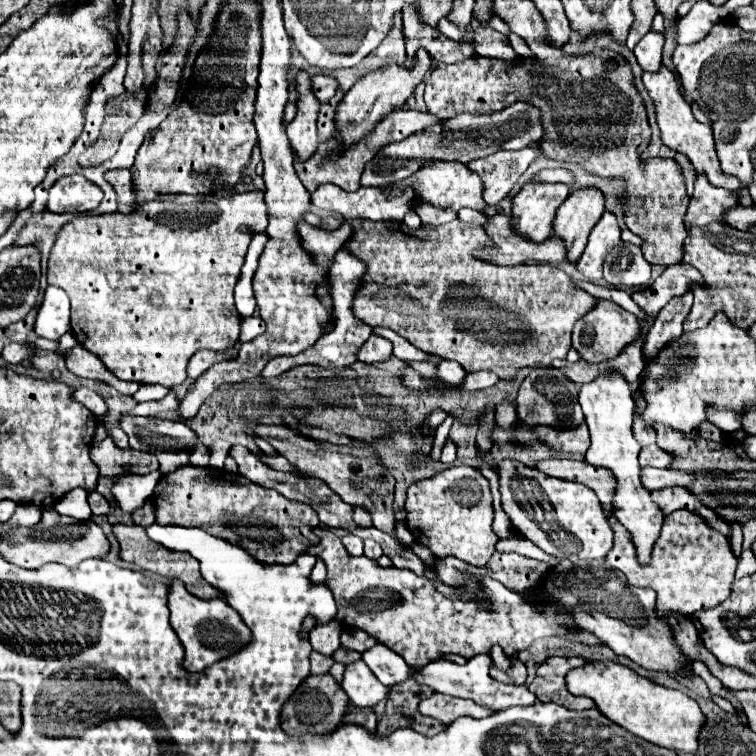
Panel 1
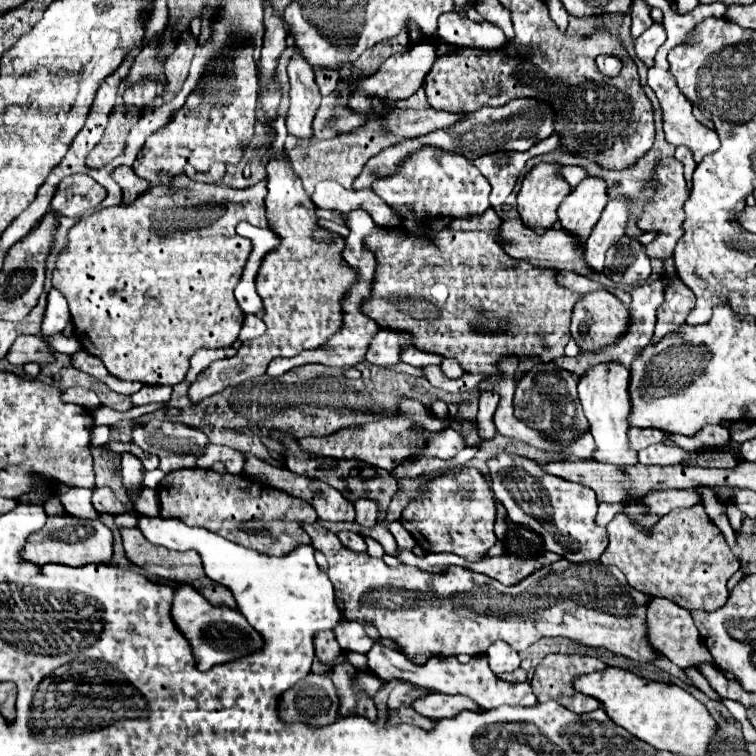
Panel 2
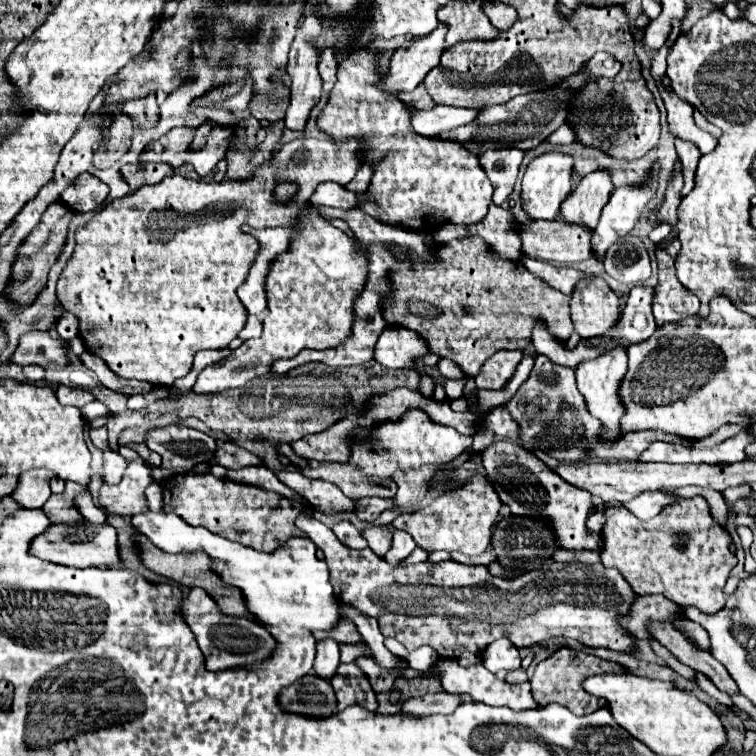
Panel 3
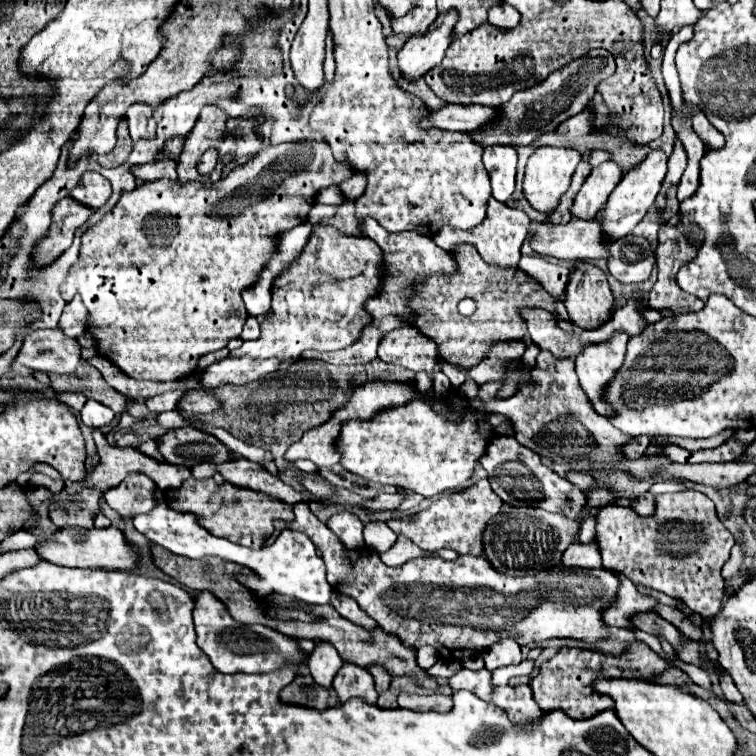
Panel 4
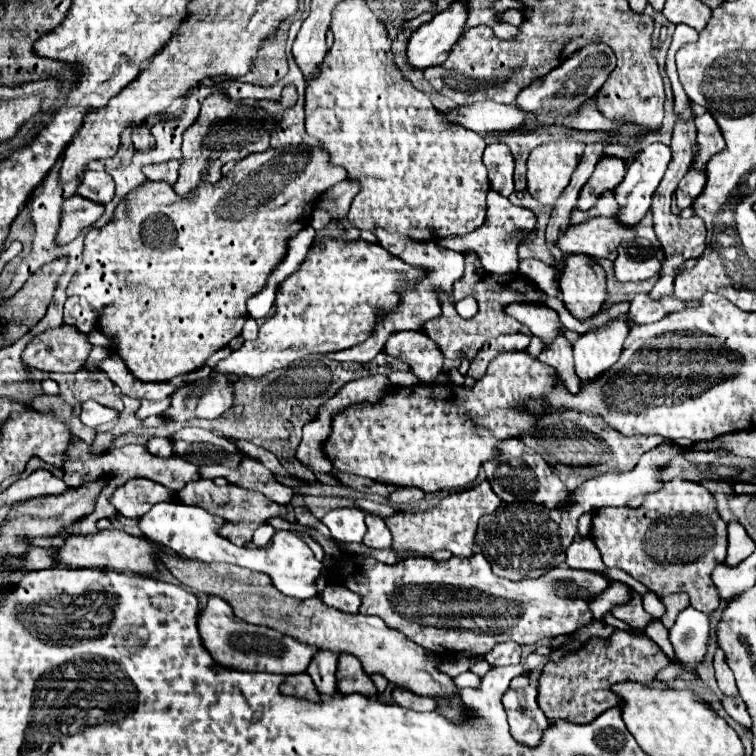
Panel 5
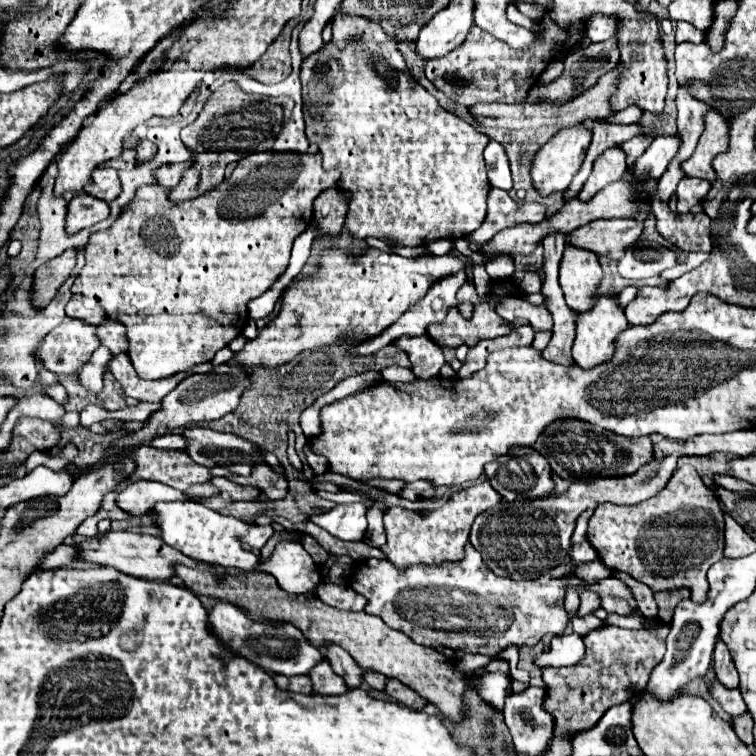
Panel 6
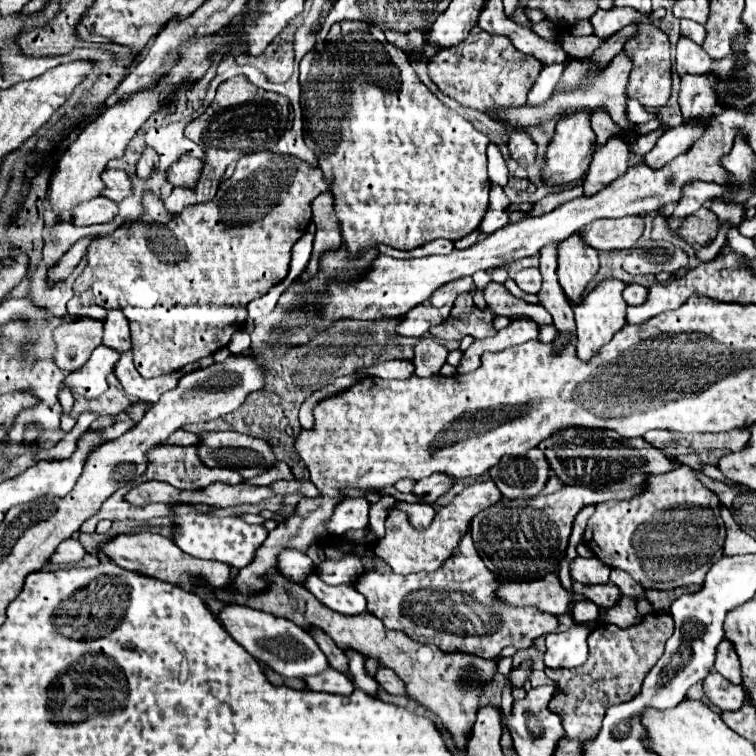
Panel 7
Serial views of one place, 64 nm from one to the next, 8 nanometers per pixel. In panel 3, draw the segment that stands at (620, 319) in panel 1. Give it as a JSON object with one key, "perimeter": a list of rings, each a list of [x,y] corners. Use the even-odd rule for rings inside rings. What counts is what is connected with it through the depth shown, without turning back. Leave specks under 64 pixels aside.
{"perimeter":[[[590,276],[588,282],[580,282],[570,300],[571,321],[574,330],[580,334],[580,338],[594,338],[594,336],[604,336],[608,328],[618,320],[620,316],[620,300],[618,296],[610,290],[604,278],[600,276]]]}

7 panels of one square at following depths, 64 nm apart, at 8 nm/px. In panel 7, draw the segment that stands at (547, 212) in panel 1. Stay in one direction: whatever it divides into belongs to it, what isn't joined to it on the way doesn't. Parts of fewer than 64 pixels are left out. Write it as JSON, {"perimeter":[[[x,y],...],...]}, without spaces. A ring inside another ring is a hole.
{"perimeter":[[[578,108],[576,112],[570,112],[568,116],[562,116],[562,120],[556,122],[554,138],[552,144],[548,144],[546,150],[546,168],[544,168],[544,178],[552,184],[564,184],[572,182],[588,172],[588,166],[592,162],[592,152],[596,146],[596,134],[592,132],[590,118],[592,112],[584,112],[584,108]]]}

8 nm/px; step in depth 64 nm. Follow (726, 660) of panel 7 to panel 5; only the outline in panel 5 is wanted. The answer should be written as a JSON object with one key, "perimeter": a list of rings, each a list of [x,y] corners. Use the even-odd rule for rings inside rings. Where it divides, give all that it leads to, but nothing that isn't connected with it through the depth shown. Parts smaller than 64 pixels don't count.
{"perimeter":[[[716,648],[713,657],[713,667],[715,670],[716,680],[718,680],[718,686],[720,686],[720,690],[722,690],[726,696],[736,696],[738,690],[736,690],[734,672],[730,670],[730,666],[727,665],[725,660],[726,654],[722,652],[722,648]]]}

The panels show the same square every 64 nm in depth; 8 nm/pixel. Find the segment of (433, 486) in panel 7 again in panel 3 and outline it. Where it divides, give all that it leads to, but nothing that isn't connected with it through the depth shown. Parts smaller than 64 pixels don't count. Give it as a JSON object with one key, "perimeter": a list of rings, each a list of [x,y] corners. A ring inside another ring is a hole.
{"perimeter":[[[372,496],[372,498],[356,500],[356,512],[358,512],[360,520],[366,520],[366,522],[374,522],[378,518],[378,514],[390,506],[392,506],[392,498]]]}

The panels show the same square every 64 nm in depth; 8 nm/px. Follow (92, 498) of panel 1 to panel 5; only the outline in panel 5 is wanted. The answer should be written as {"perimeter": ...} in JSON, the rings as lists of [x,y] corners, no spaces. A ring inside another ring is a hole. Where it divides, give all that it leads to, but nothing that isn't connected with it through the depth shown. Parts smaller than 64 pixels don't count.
{"perimeter":[[[134,478],[112,494],[112,504],[126,518],[144,516],[156,502],[174,500],[174,492],[152,480]]]}

